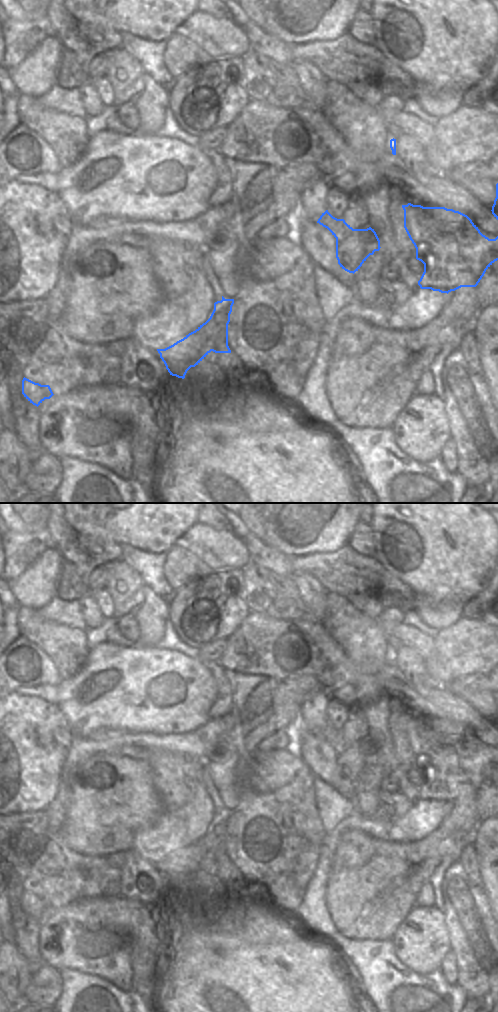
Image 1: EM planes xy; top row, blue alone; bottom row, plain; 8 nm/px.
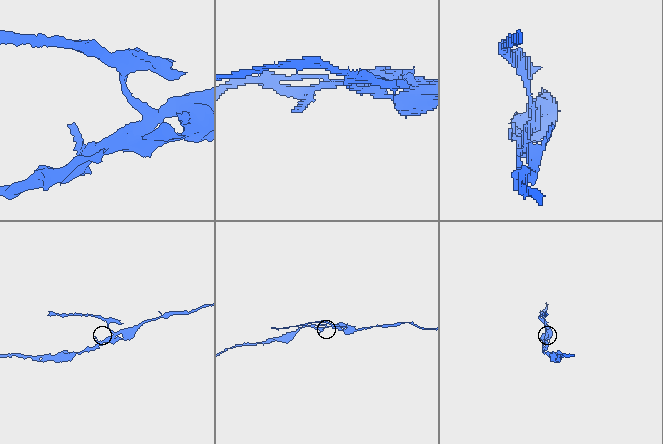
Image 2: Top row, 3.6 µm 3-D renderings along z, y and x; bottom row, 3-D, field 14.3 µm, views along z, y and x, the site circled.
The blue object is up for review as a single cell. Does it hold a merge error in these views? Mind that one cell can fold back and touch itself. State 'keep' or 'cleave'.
cleave

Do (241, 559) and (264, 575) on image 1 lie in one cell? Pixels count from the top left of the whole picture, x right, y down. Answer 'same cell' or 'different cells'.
different cells

